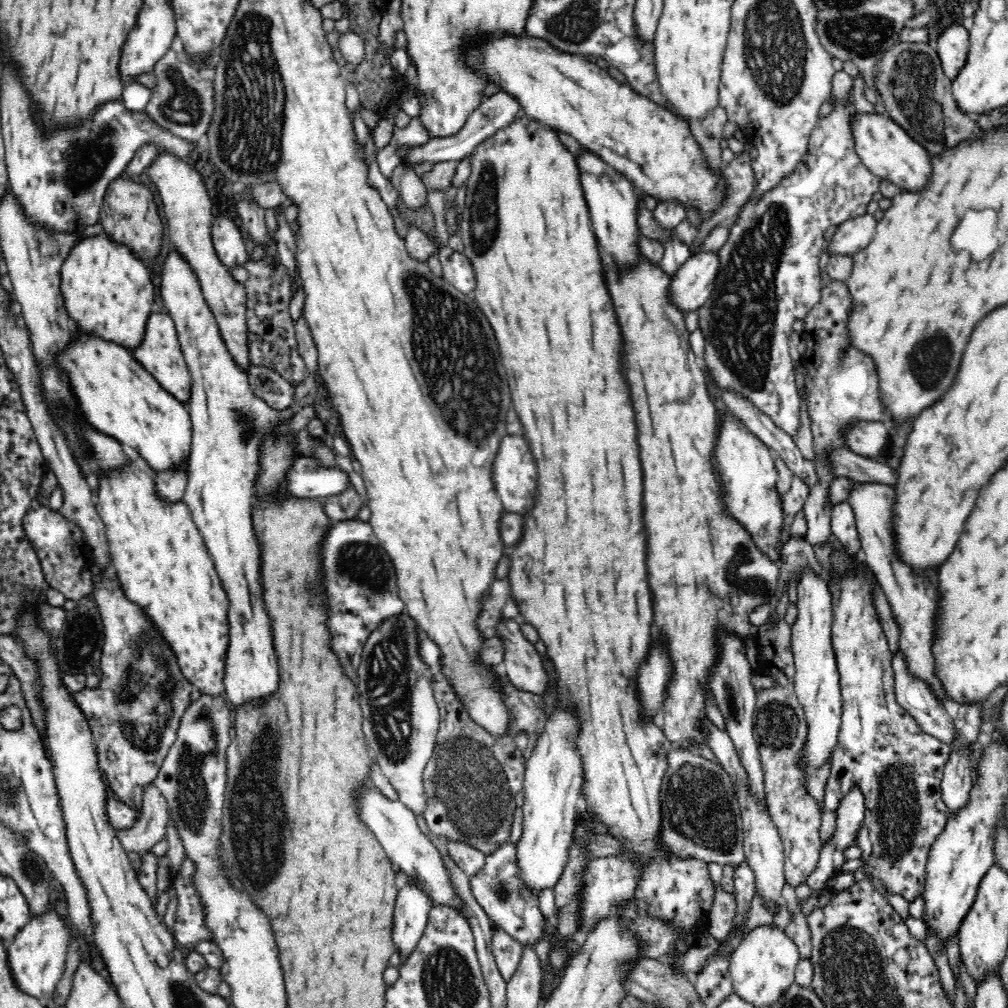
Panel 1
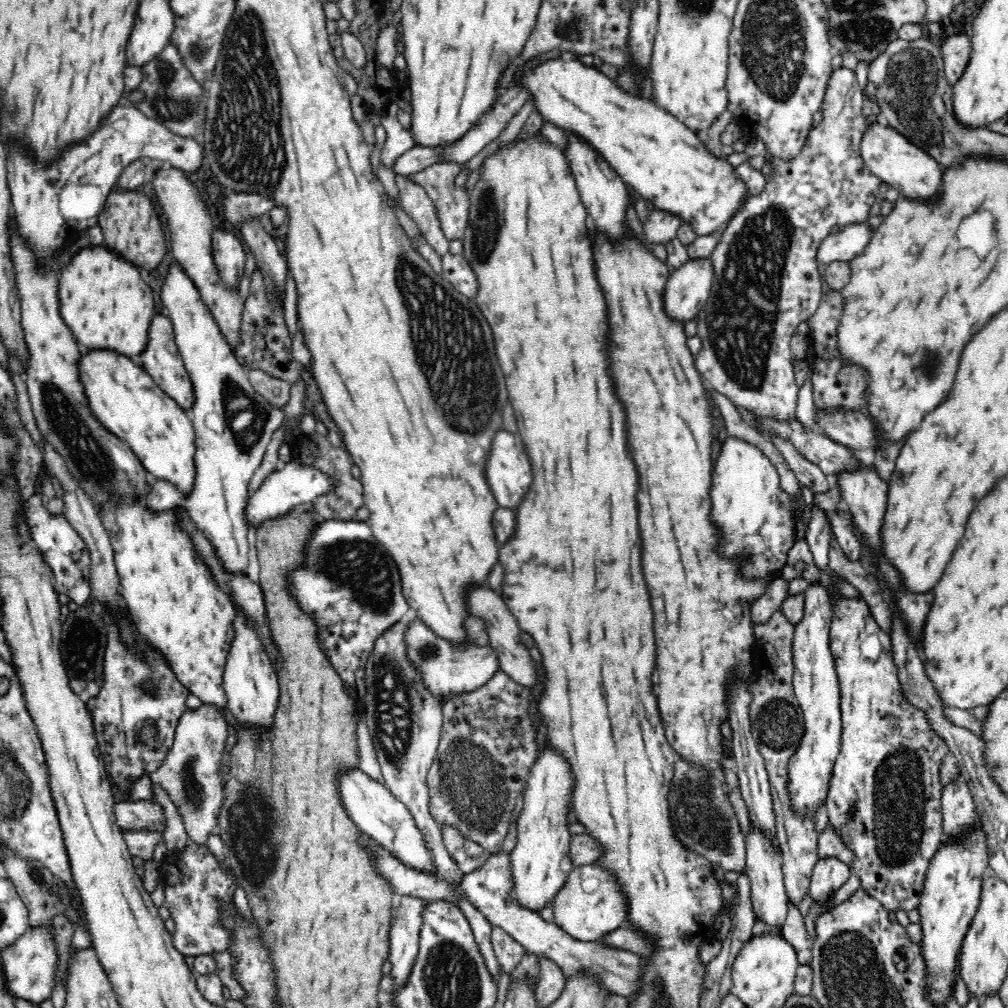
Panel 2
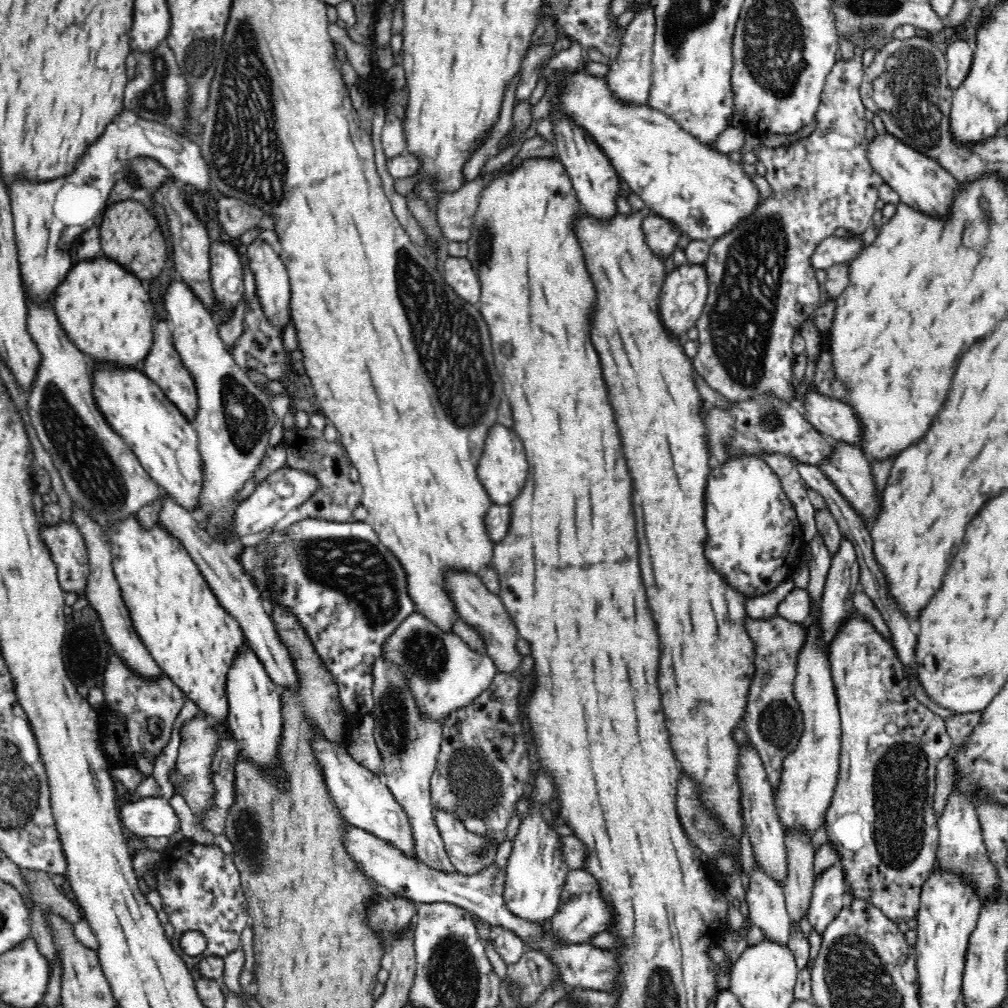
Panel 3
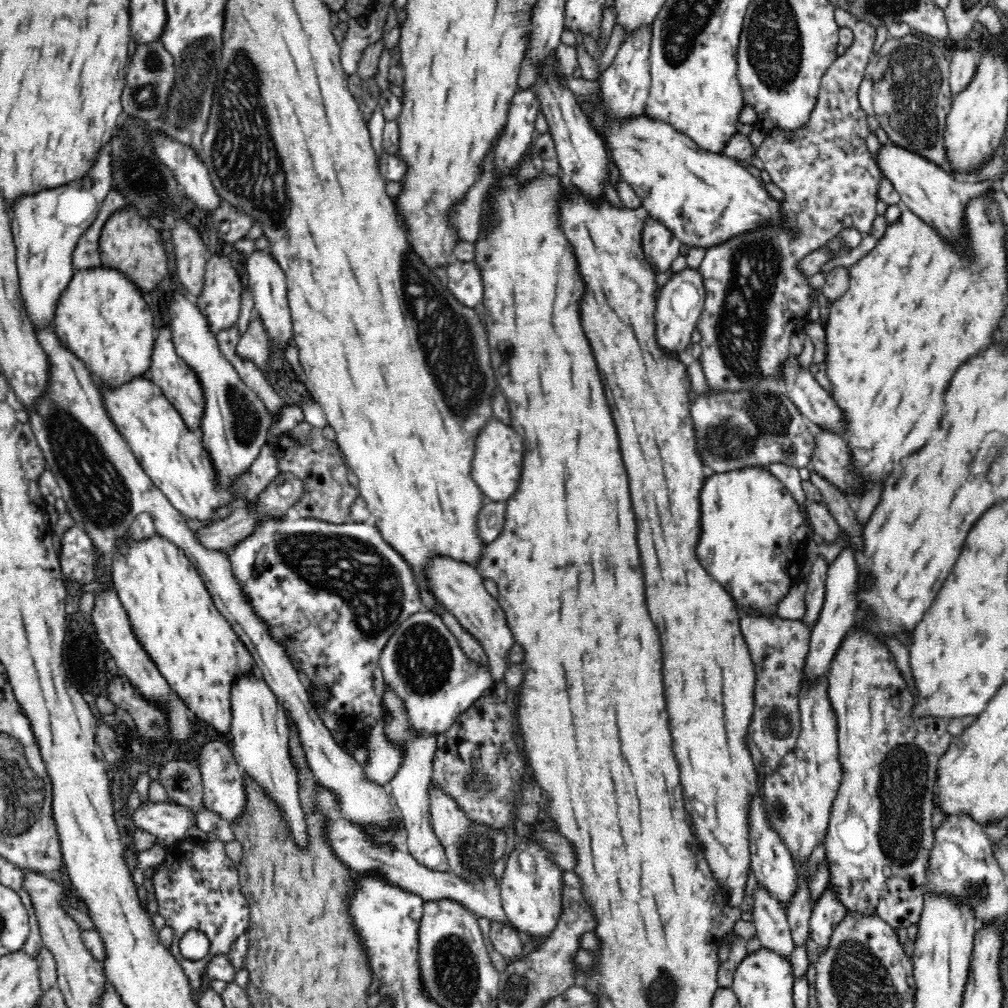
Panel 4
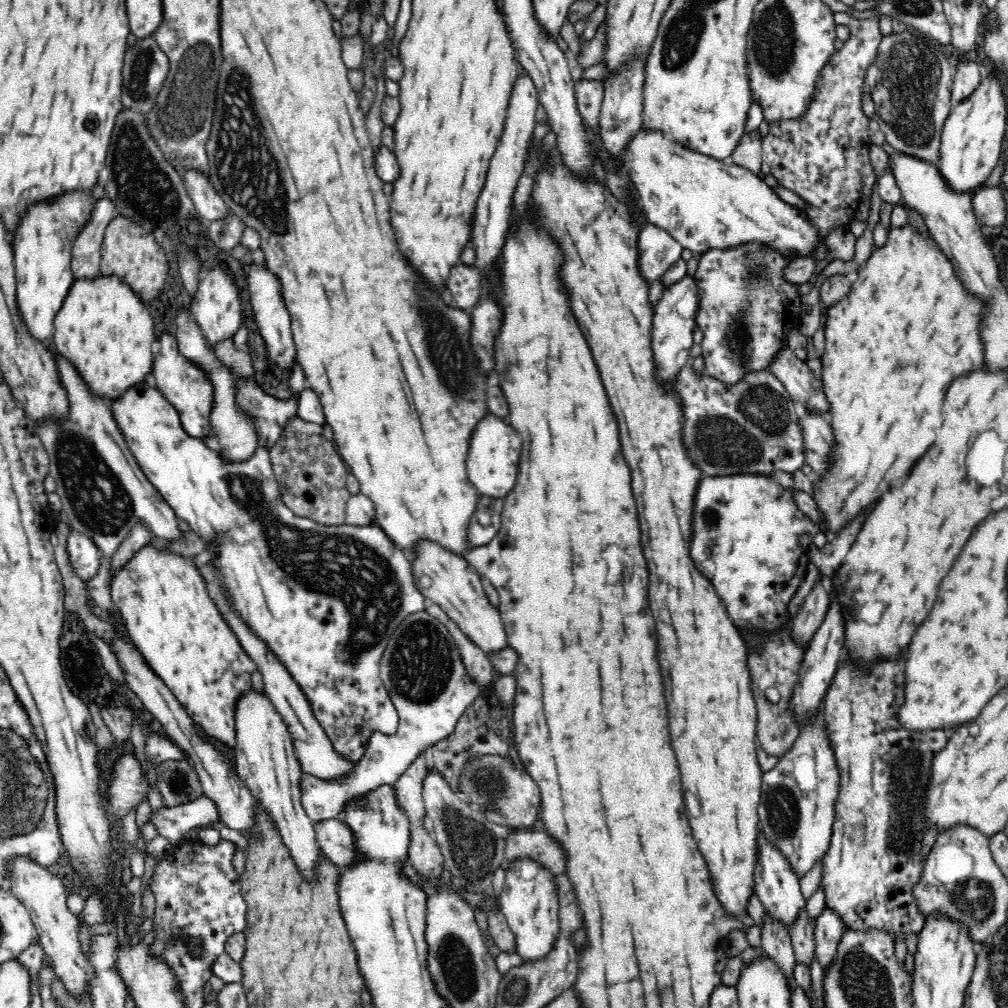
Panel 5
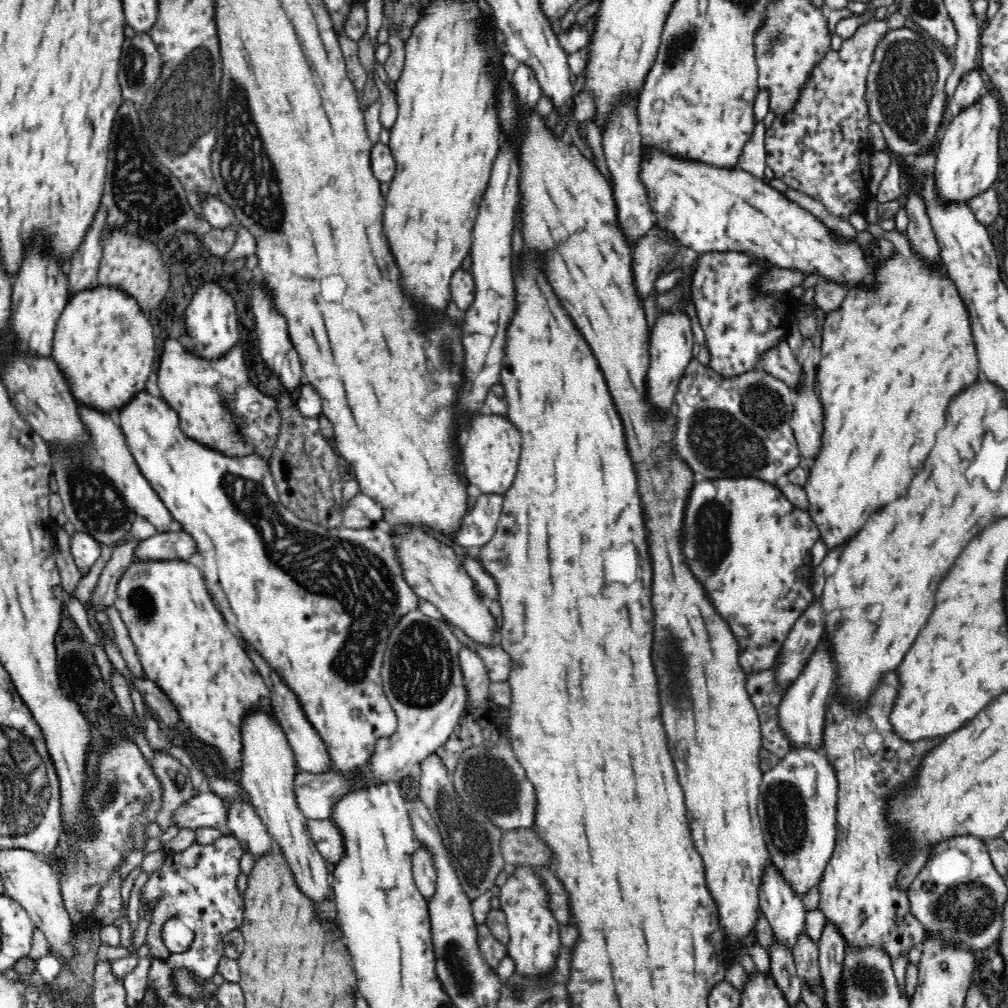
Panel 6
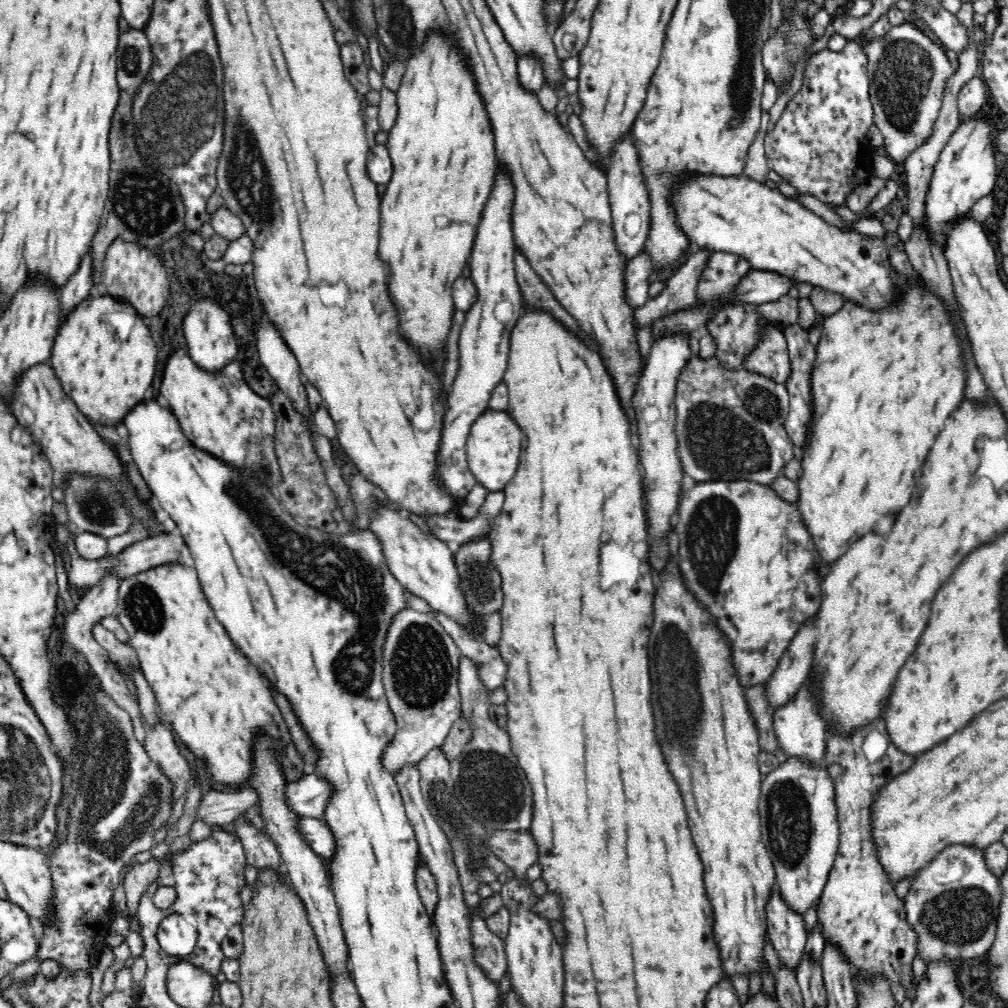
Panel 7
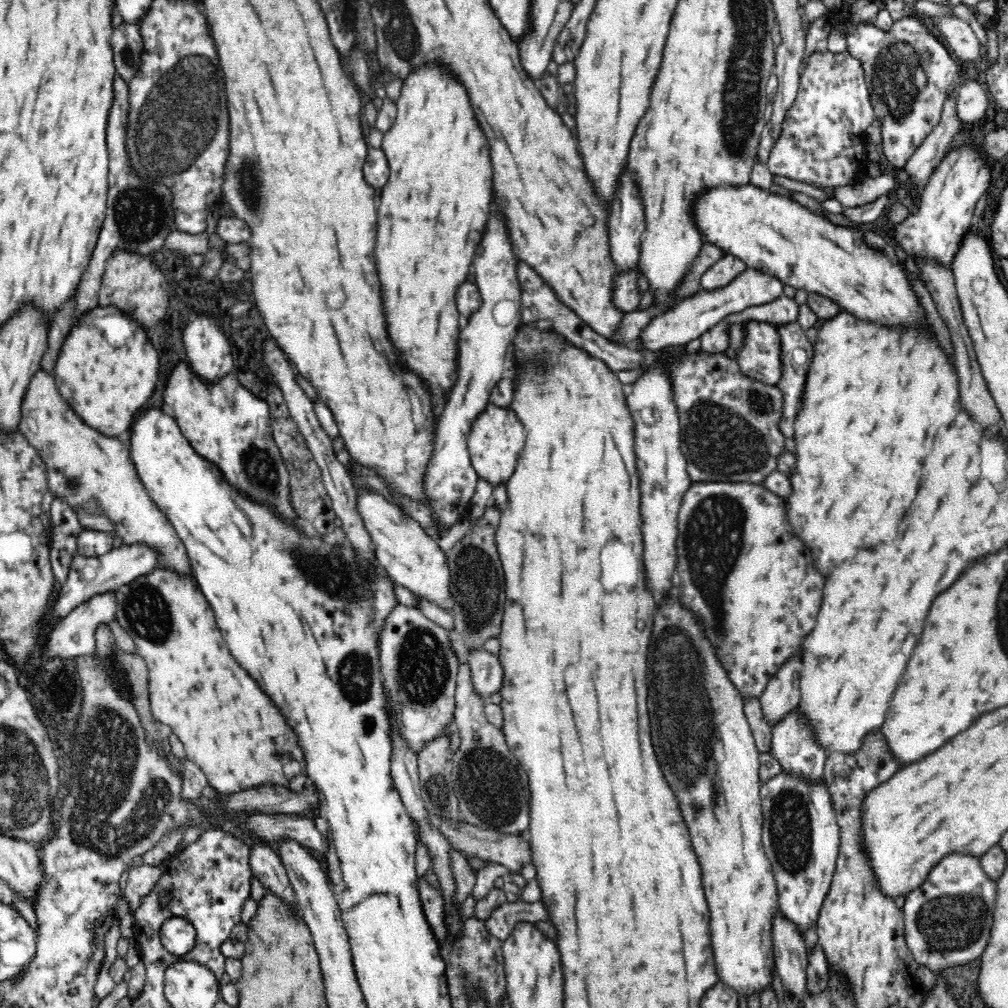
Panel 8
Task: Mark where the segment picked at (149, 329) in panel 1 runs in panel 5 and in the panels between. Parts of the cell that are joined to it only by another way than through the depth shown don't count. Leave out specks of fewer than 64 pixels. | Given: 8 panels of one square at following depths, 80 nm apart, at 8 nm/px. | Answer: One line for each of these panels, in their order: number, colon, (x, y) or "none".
2: (161, 360)
3: (163, 365)
4: (169, 371)
5: (189, 389)

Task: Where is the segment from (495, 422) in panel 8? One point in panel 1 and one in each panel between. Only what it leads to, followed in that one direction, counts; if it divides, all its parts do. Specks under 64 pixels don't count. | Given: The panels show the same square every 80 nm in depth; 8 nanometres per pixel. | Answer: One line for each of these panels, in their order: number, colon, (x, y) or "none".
1: (514, 473)
2: (508, 472)
3: (502, 468)
4: (496, 466)
5: (494, 450)
6: (490, 450)
7: (494, 445)

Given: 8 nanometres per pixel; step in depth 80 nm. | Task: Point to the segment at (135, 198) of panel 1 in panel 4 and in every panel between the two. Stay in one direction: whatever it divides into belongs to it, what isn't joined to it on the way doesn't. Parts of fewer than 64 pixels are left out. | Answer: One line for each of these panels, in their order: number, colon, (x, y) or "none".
2: (130, 226)
3: (129, 235)
4: (132, 246)

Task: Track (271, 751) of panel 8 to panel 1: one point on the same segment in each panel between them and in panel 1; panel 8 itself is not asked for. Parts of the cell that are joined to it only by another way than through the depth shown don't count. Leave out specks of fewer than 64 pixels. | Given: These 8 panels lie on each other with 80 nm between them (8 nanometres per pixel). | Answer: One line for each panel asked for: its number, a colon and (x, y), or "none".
1: (160, 559)
2: (176, 607)
3: (194, 641)
4: (173, 616)
5: (163, 599)
6: (185, 647)
7: (215, 700)

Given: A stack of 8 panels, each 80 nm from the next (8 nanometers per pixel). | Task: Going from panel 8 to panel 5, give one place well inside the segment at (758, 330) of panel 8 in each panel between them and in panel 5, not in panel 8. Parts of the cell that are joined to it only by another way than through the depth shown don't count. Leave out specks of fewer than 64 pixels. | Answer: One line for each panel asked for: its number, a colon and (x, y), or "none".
5: (796, 376)
6: (779, 361)
7: (769, 358)

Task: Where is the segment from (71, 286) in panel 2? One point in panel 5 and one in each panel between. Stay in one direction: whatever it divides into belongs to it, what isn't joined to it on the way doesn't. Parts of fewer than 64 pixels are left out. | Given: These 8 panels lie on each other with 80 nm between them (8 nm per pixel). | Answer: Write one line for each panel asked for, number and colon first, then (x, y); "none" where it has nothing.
3: (104, 311)
4: (102, 318)
5: (103, 329)

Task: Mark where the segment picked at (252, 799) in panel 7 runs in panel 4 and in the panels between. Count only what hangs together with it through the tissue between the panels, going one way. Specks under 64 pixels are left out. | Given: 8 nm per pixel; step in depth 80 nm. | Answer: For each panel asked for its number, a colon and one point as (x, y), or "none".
4: (169, 822)
5: (171, 822)
6: (208, 809)

